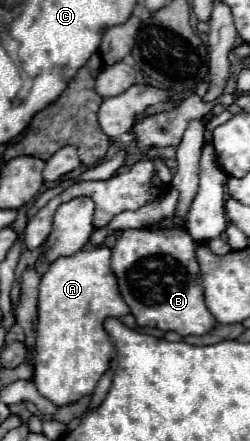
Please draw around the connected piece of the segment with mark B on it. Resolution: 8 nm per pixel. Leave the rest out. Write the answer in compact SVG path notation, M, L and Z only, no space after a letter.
M185 227L127 229L113 247L111 267L117 275L121 295L141 327L157 327L185 335L205 335L215 327L199 281L199 265L195 253L199 243L187 235Z

